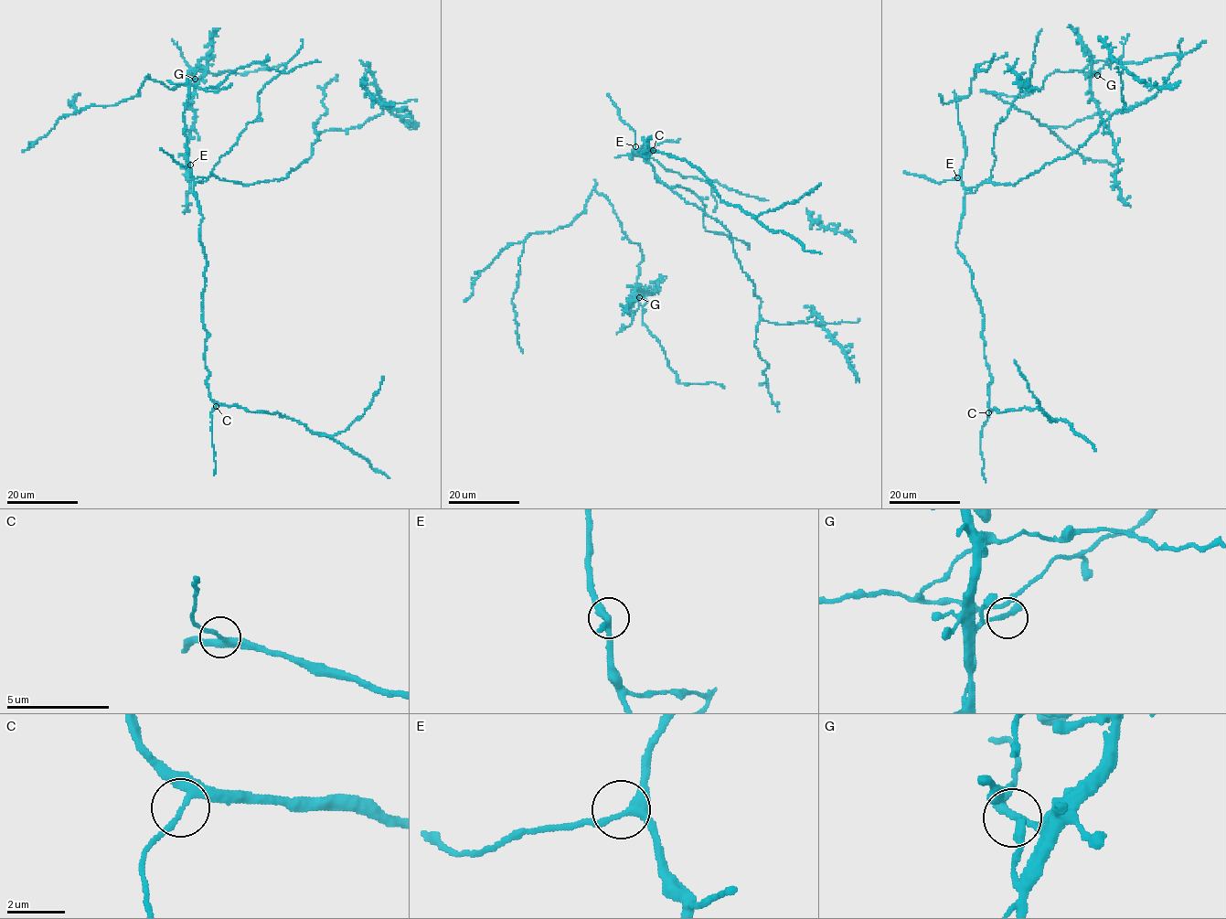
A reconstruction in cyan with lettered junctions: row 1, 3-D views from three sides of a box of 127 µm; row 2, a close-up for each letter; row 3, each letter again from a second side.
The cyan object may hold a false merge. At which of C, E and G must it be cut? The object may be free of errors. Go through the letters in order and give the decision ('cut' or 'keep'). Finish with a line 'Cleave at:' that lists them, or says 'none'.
C: keep
E: keep
G: keep
Cleave at: none

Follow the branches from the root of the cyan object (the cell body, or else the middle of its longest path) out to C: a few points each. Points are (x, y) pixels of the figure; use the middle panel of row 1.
C: (639, 151), (645, 143), (643, 137), (649, 148), (643, 156), (643, 152), (647, 157), (644, 152), (653, 150)

